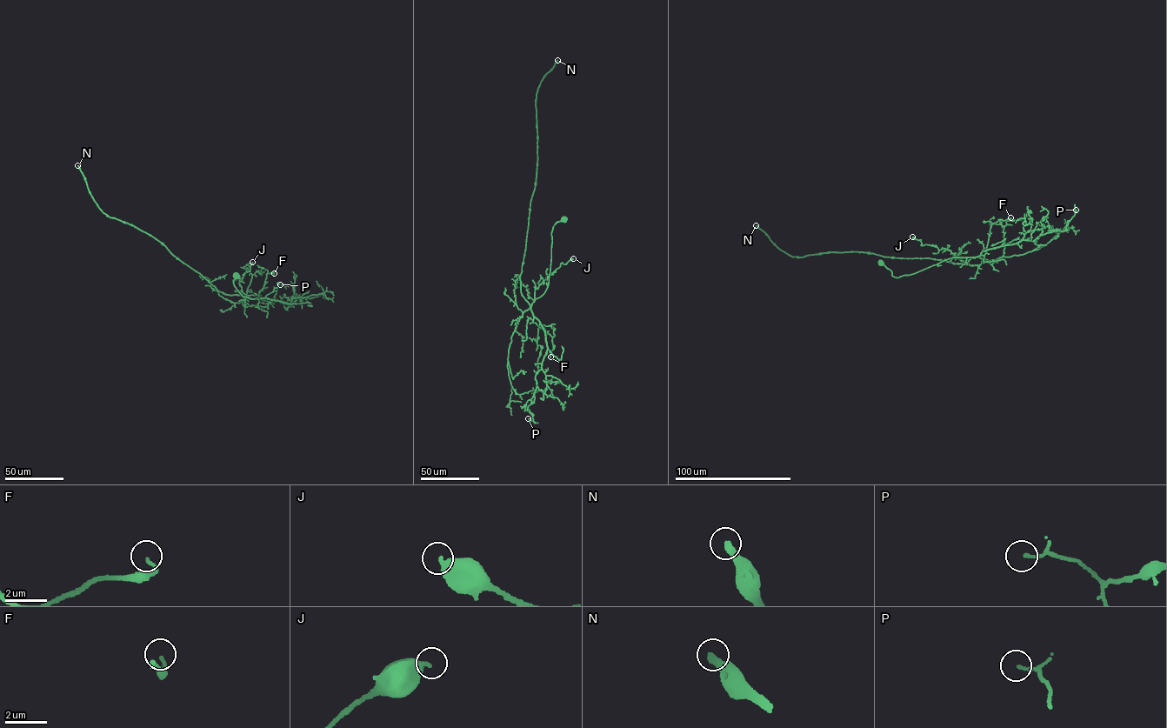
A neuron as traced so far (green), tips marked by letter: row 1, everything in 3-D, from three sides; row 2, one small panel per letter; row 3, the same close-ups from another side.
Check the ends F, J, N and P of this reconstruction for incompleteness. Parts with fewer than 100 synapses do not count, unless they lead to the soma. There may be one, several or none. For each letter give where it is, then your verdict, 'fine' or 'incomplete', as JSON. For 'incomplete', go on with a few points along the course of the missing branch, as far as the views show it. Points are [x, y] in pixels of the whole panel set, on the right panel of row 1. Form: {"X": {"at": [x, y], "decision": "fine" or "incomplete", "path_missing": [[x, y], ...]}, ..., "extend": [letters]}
{"F": {"at": [1010, 217], "decision": "fine"}, "J": {"at": [912, 237], "decision": "fine"}, "N": {"at": [756, 225], "decision": "incomplete"}, "P": {"at": [1076, 210], "decision": "fine"}, "extend": ["N"]}

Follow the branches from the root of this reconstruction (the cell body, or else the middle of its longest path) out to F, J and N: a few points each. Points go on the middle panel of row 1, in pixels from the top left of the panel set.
F: (563, 218), (554, 225), (551, 232), (548, 286), (530, 308), (533, 322), (552, 337), (550, 357)
J: (563, 218), (553, 226), (548, 284), (535, 299), (535, 290), (547, 276), (561, 263), (573, 258)
N: (563, 218), (551, 232), (548, 286), (530, 305), (521, 292), (519, 276), (536, 170), (536, 94), (557, 60)

